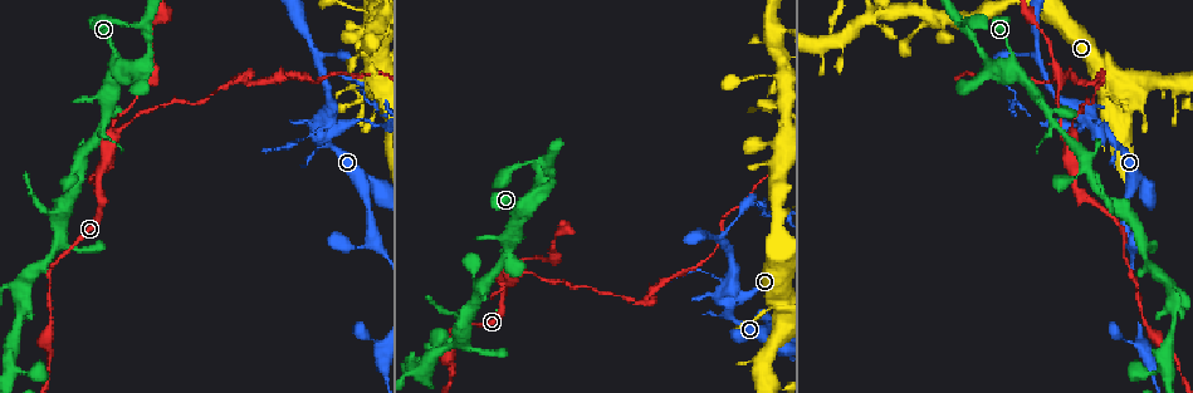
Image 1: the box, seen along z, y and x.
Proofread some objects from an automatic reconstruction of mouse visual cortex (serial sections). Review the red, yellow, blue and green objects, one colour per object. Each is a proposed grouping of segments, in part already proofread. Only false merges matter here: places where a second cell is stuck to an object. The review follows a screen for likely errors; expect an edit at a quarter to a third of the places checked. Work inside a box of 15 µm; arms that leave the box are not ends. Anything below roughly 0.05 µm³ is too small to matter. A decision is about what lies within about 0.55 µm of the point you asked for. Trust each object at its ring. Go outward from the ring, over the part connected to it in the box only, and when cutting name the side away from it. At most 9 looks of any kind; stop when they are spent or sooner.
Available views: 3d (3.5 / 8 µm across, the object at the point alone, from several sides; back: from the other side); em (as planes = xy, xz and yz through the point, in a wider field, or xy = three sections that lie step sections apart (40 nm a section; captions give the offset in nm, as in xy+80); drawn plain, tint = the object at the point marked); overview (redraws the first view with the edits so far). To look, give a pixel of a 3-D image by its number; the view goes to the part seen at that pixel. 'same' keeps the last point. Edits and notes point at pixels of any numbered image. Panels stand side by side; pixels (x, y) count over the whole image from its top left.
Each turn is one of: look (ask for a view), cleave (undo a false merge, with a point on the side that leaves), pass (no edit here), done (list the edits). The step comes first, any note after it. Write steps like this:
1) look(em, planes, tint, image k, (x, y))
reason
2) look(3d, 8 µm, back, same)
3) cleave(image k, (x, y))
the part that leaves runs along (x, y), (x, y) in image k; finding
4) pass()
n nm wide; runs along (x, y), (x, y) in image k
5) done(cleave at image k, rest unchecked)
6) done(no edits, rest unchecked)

look(3d, 3.5 µm, image 1, (1073, 136))
three-way junction

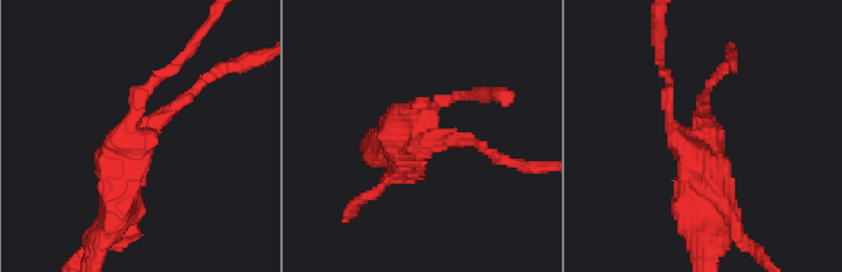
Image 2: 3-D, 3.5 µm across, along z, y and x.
look(em, xy, step 1, tint, image 2, (690, 145))
3 arms; arms of 150, 150, 400 nm

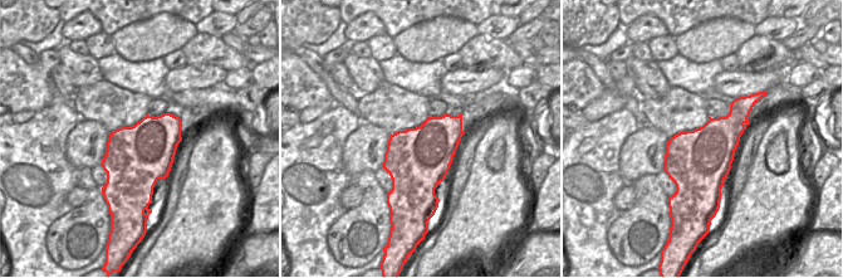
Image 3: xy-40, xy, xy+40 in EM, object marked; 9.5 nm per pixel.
cleave(image 2, (465, 136))
600 nm wide; the part that leaves runs along (425, 137), (475, 140), (522, 166) in image 2; a second cell is stuck on

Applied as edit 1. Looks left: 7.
look(overview)

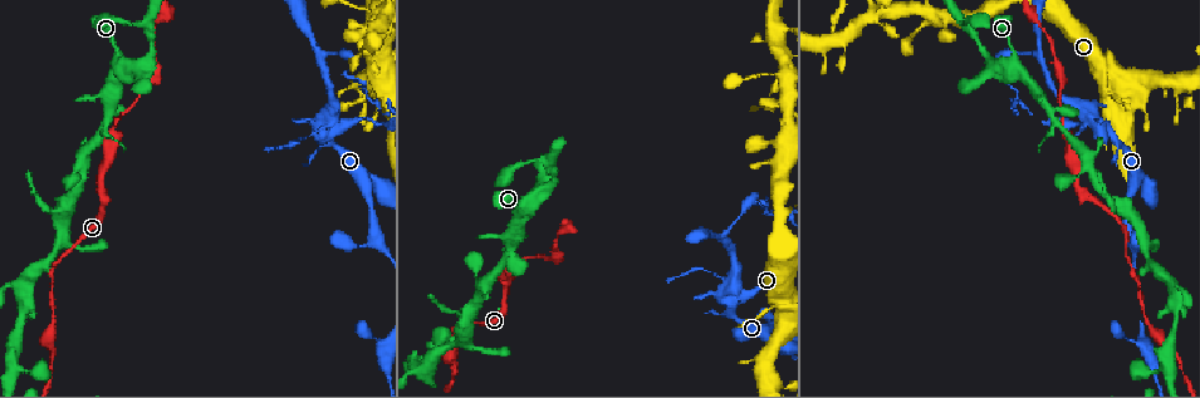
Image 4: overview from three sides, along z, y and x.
look(em, xy, step 3, tint, image 4, (726, 299))
three arms meet

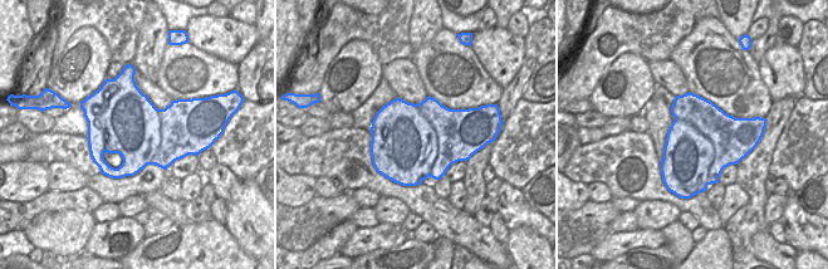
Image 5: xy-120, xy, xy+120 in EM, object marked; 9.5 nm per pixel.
look(3d, 3.5 µm, back, same)

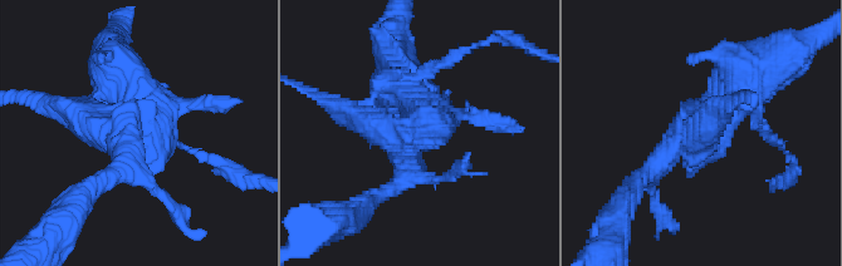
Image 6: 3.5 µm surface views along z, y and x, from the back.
cleave(image 6, (63, 119))
two cells meet here

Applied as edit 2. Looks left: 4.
look(3d, 8 µm, back, image 4, (461, 314))
sharp bend

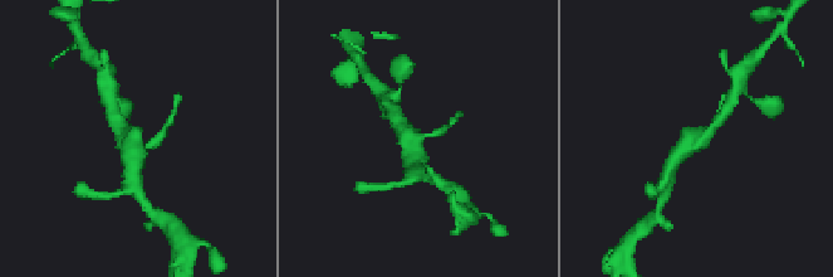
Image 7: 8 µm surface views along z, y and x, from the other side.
look(em, xy, step 5, tint, image 7, (422, 141))
shape alone is not enough

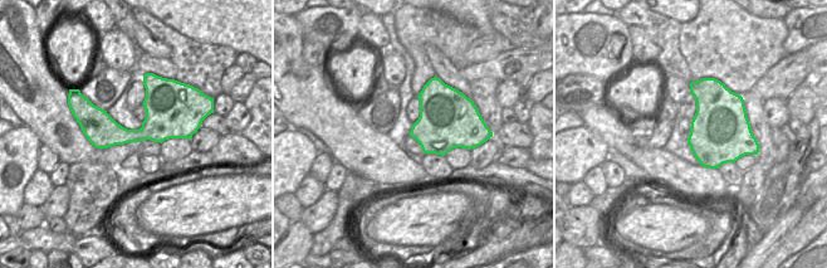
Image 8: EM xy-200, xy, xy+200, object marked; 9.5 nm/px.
pass()
3 arms; arms of 250, 300, 450 nm; runs along (720, 118), (669, 166) in image 7; one cell here

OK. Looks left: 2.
done(cleave at image 2, cleave at image 6, rest unchecked)

